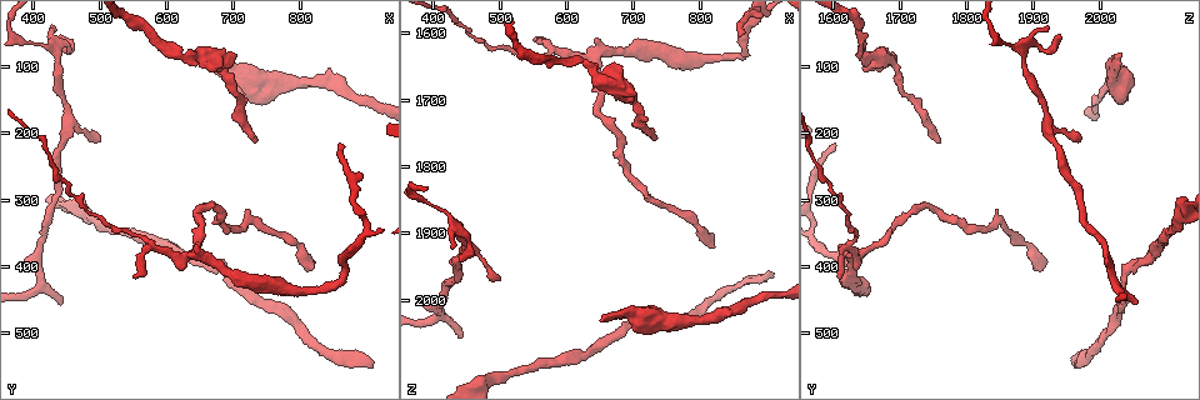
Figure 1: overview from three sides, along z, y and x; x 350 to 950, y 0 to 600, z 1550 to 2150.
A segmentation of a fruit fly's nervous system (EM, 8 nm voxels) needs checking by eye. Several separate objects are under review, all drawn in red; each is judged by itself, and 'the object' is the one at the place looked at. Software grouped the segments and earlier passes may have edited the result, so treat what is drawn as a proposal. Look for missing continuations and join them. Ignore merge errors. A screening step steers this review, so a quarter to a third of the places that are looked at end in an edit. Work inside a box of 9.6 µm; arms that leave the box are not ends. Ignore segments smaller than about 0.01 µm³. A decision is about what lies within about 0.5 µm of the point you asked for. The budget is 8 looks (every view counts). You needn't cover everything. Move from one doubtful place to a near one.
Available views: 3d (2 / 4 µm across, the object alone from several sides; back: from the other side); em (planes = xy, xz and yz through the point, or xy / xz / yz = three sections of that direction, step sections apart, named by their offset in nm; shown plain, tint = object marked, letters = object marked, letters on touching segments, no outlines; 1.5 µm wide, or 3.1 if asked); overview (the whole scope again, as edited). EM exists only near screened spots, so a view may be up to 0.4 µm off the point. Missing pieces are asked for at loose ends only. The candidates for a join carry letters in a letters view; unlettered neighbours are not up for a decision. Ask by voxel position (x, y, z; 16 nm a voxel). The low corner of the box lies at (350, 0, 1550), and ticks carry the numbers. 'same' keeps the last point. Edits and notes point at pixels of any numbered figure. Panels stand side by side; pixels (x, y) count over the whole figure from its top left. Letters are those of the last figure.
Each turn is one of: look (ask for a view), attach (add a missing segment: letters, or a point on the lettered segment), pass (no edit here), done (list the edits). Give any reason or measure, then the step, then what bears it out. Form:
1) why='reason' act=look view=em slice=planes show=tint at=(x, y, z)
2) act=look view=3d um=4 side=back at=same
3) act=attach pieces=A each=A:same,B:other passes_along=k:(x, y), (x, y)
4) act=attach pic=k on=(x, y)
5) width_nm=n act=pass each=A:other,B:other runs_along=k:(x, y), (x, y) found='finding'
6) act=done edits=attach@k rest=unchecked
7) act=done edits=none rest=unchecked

why='an open end' act=look view=3d um=2 at=(445, 460, 2060)

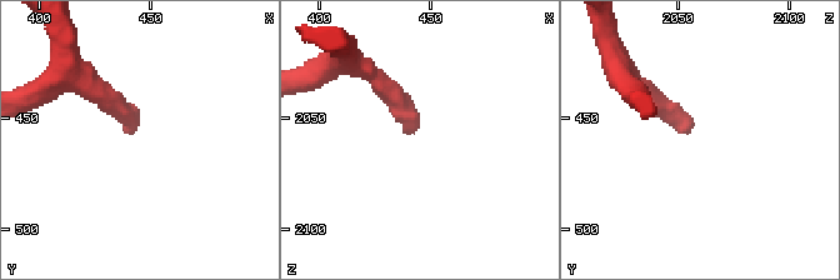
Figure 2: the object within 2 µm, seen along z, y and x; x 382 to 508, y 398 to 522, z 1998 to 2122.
act=look view=em slice=yz step=4 show=letters at=(442, 458, 2056)

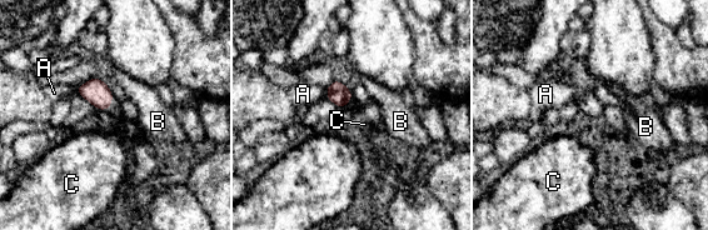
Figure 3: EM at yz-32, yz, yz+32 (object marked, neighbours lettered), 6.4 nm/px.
act=look view=em slice=xz step=4 show=letters at=same

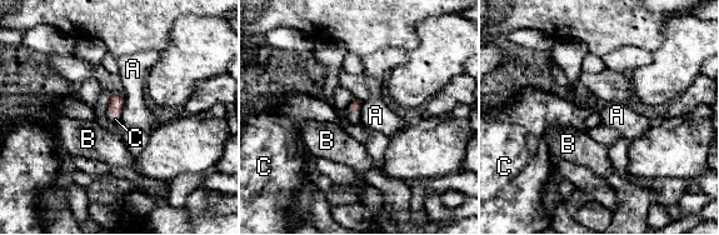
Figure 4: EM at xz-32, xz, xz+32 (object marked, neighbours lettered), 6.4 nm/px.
act=attach pieces=C each=A:other,B:other,C:same passes_along=4:(356, 104), (353, 110), (314, 109) found='it goes on there'

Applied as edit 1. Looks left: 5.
why='redraw' act=look view=overview

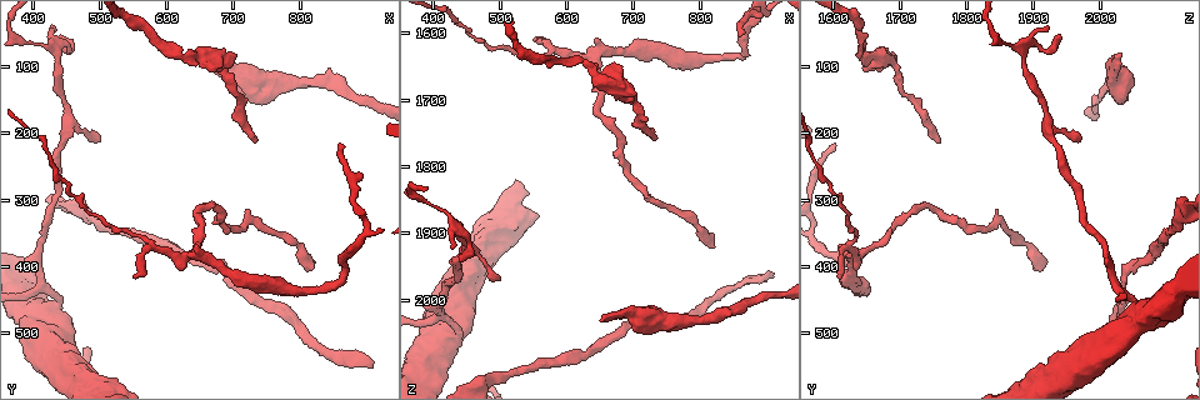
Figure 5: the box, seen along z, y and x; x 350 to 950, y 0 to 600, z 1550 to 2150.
why='an open end' act=look view=3d um=2 at=(650, 80, 2035)

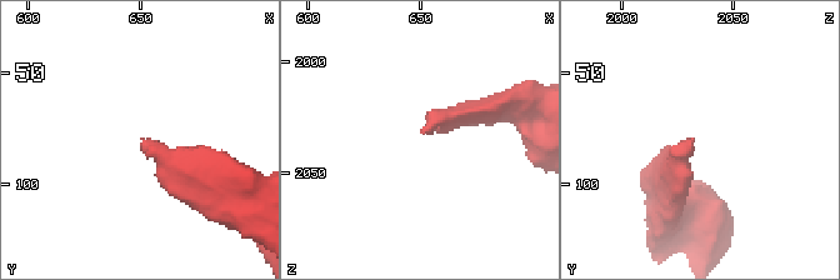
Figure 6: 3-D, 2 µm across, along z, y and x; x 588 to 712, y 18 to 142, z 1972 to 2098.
why='now the EM' act=look view=em slice=yz step=8 show=letters at=(652, 81, 2031)

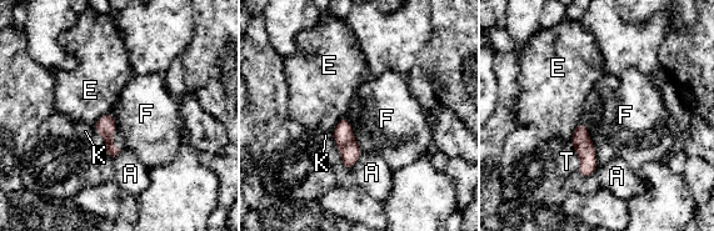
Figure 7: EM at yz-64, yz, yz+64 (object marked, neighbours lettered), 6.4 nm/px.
why='cut it another way' act=look view=em slice=planes show=letters at=same

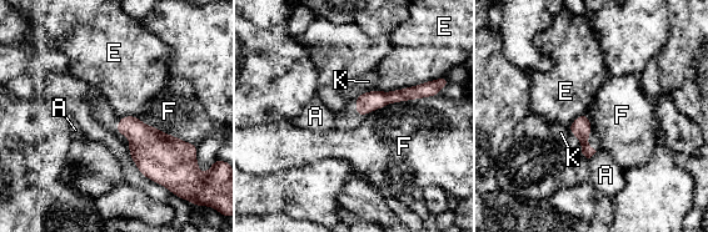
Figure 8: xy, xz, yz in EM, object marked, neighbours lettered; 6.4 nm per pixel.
act=pass each=A:other,E:other,F:other,K:other found='none of them fits'

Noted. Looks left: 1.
why='long arm stops here' act=look view=em slice=planes show=letters at=(735, 215, 1760)

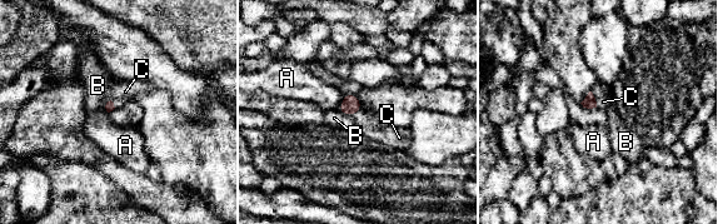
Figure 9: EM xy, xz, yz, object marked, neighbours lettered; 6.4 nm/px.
act=attach pieces=C each=A:other,B:other,C:same found='the cell continues'

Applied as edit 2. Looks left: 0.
act=done edits=attach@4,attach@9 rest=unchecked

